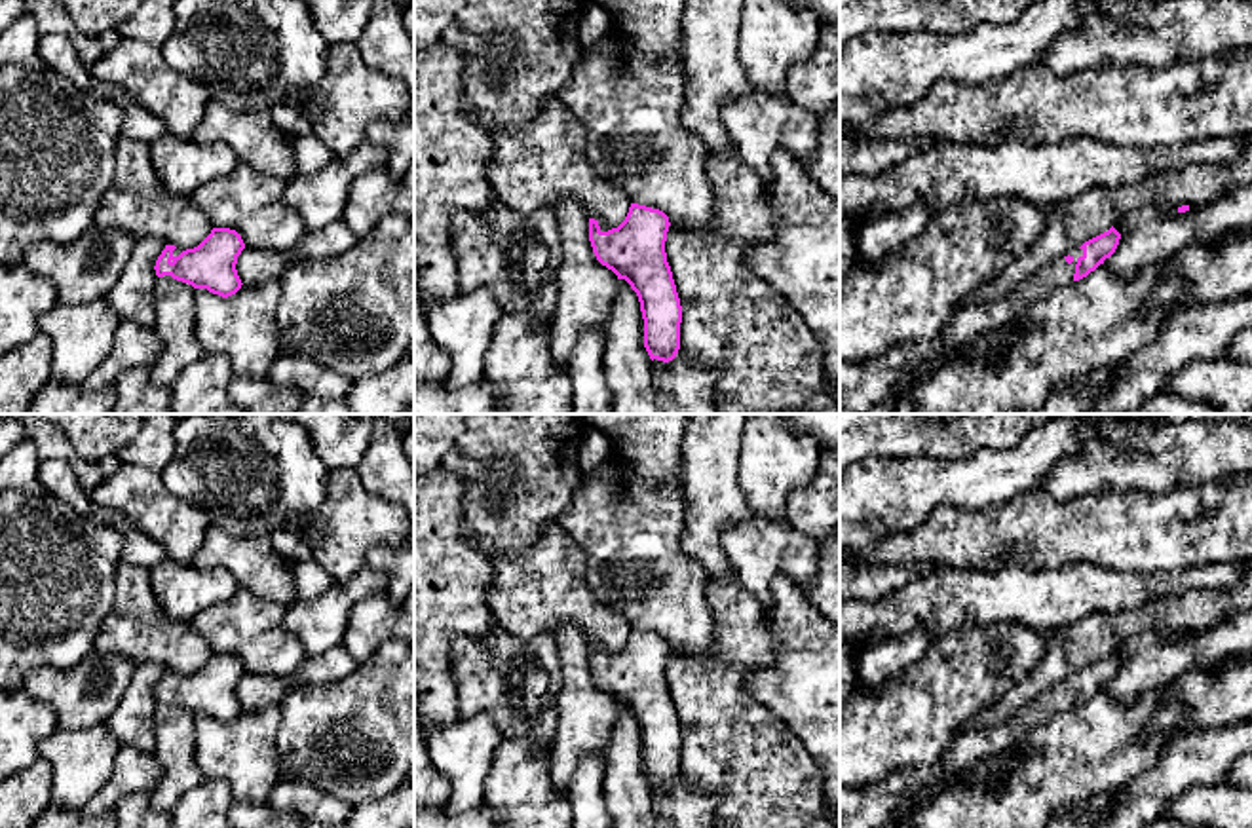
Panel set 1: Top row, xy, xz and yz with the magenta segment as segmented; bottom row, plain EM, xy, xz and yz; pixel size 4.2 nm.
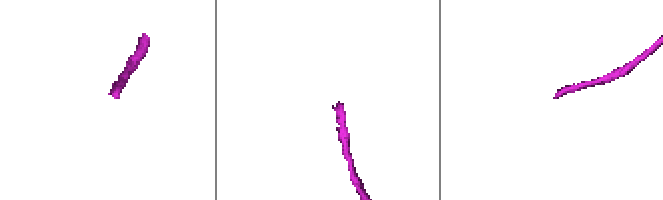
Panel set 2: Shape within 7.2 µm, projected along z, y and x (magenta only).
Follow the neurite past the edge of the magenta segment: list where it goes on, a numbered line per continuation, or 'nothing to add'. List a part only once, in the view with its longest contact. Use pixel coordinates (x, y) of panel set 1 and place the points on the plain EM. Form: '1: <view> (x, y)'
1: yz (865, 806)

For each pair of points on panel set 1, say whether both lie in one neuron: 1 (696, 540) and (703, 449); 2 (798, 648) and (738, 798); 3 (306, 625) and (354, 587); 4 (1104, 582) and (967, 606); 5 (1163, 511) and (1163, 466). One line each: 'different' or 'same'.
1: same
2: different
3: same
4: same
5: different

